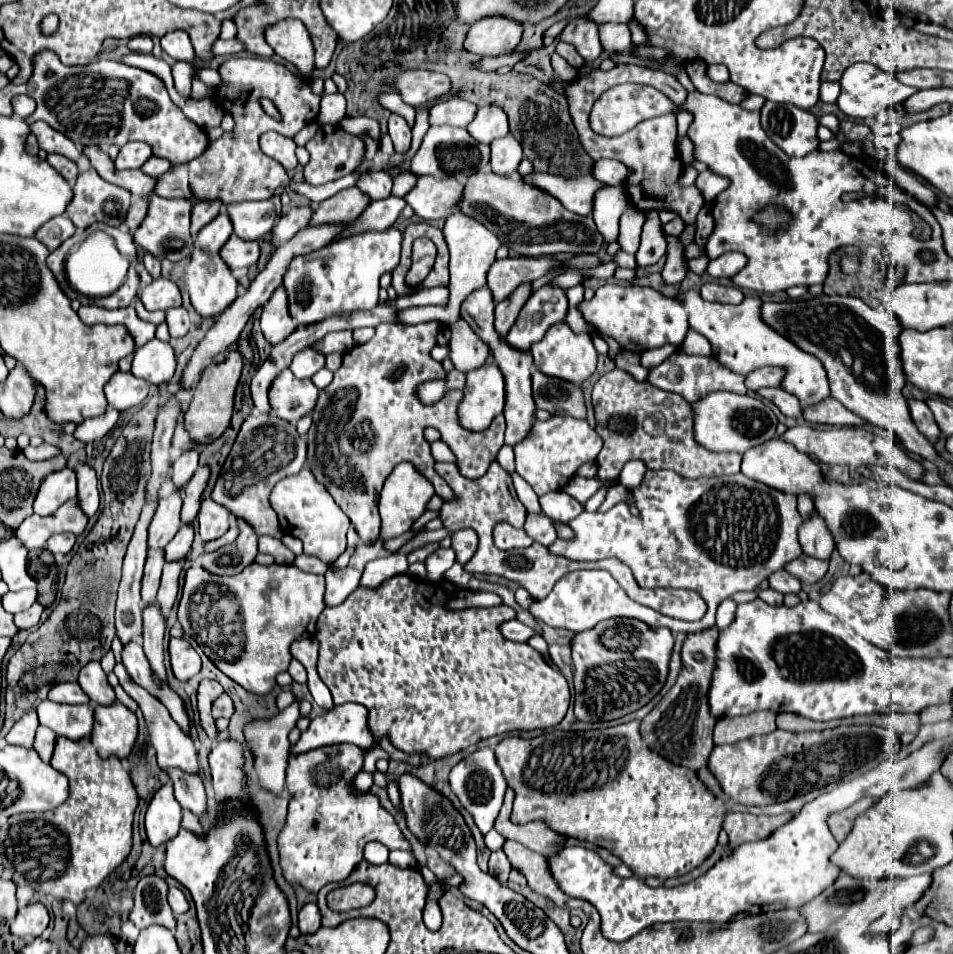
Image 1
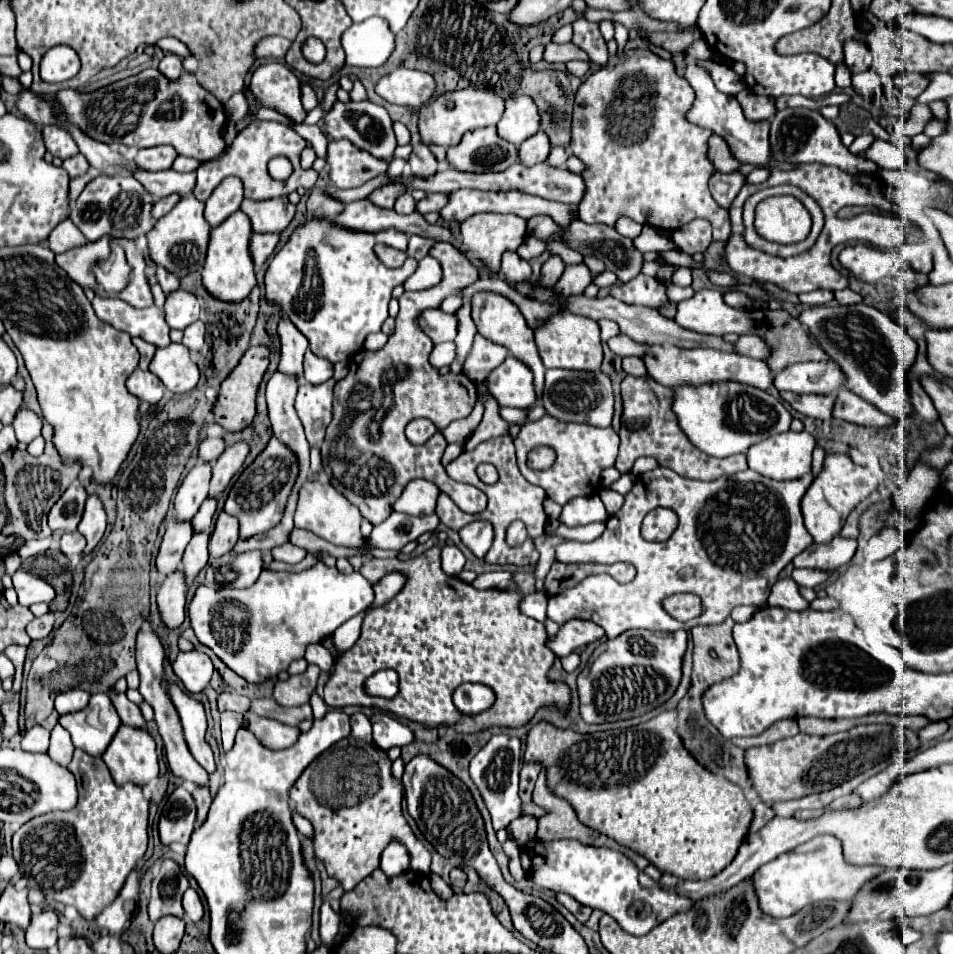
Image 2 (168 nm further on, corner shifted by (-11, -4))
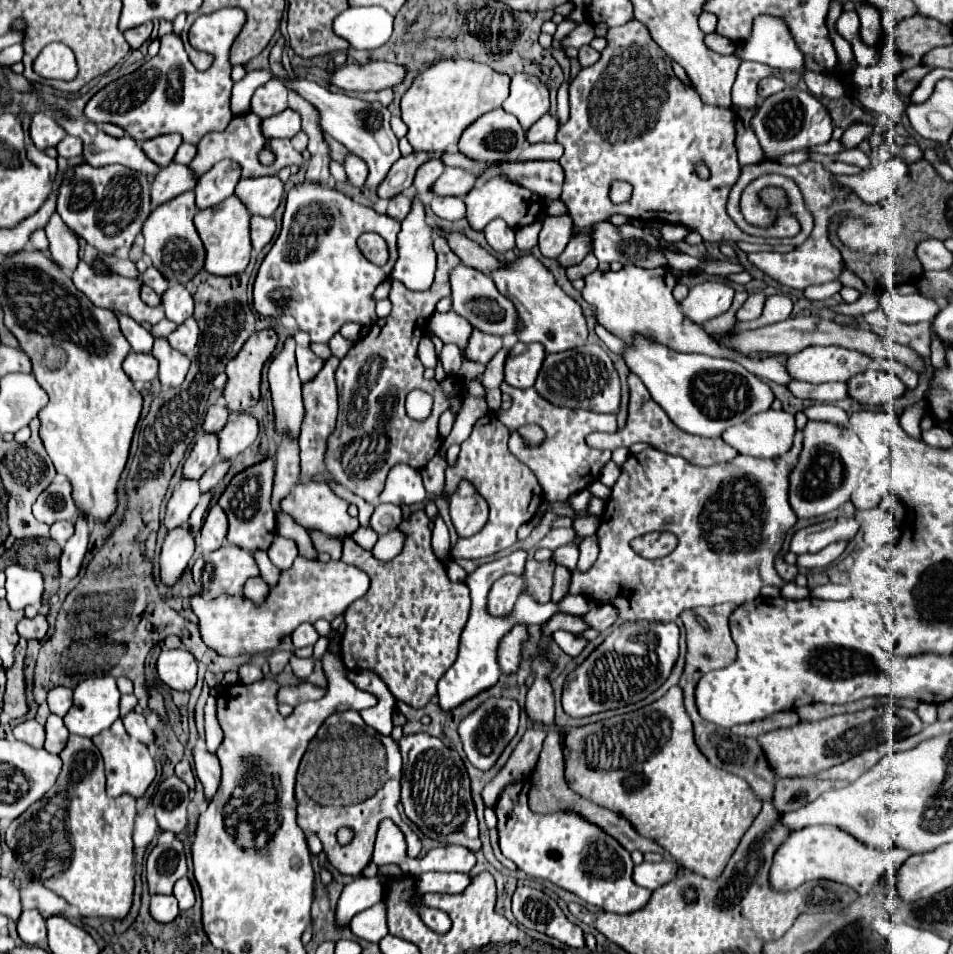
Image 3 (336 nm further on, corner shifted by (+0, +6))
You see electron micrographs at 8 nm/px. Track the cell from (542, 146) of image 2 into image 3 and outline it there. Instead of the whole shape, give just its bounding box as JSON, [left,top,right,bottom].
[526,115,558,143]

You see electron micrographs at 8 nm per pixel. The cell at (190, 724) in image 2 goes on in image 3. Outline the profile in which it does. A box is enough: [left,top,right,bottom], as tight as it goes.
[192,747,220,799]

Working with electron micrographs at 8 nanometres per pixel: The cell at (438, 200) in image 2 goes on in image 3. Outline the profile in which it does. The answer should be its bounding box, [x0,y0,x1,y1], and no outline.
[432,167,476,195]

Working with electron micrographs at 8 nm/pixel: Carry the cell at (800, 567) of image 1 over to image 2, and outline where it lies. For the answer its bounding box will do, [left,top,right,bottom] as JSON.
[793,535,857,571]

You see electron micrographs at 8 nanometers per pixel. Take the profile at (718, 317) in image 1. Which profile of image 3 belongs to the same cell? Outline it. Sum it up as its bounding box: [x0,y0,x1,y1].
[680,281,732,325]

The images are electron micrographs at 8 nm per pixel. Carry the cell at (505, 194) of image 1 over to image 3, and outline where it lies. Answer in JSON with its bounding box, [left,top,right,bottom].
[592,221,666,269]

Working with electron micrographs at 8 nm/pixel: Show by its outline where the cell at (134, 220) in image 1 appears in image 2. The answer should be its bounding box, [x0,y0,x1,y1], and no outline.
[153,195,181,219]

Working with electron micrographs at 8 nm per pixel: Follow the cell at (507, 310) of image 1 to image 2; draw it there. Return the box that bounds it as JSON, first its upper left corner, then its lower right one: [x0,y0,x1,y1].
[539,255,565,287]

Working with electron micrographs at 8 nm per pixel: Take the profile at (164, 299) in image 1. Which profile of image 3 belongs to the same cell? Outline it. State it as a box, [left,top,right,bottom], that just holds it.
[162,283,194,323]

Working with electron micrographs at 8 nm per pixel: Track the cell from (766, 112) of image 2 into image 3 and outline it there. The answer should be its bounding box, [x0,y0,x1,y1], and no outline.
[732,105,764,165]

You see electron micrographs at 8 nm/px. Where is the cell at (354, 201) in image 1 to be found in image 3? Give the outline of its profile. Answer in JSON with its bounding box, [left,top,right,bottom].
[376,153,434,199]

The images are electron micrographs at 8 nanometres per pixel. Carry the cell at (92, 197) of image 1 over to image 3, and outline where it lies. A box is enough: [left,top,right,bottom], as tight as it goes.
[58,163,150,255]

